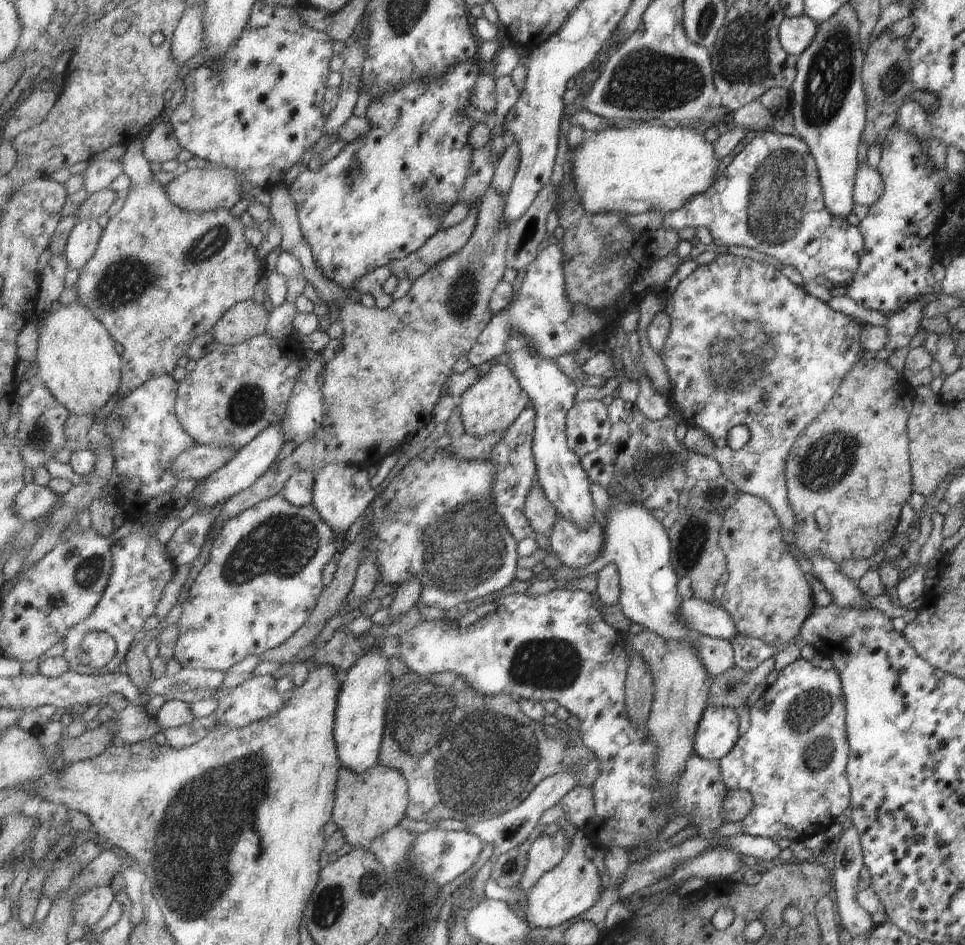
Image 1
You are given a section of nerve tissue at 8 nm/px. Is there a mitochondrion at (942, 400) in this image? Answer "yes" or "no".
no

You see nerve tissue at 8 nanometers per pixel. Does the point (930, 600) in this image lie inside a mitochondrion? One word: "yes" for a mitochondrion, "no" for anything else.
no

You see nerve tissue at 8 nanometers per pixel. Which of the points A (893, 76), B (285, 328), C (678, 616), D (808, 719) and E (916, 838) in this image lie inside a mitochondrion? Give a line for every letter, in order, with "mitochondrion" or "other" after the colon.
A: mitochondrion
B: other
C: other
D: mitochondrion
E: other

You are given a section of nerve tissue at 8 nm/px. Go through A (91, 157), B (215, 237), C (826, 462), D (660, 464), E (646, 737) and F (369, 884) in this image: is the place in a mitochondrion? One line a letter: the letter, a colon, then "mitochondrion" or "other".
A: other
B: mitochondrion
C: mitochondrion
D: mitochondrion
E: other
F: mitochondrion

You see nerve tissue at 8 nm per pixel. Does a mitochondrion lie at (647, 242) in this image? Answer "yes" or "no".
no

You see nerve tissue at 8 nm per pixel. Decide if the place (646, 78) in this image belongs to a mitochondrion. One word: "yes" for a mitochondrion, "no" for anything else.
yes

